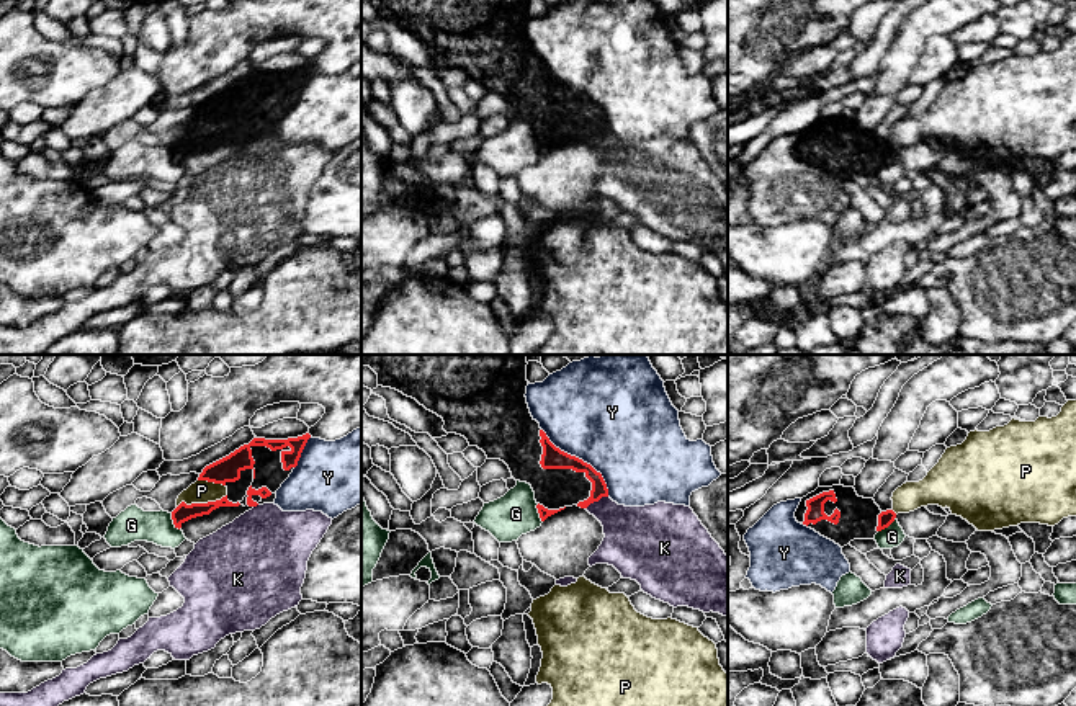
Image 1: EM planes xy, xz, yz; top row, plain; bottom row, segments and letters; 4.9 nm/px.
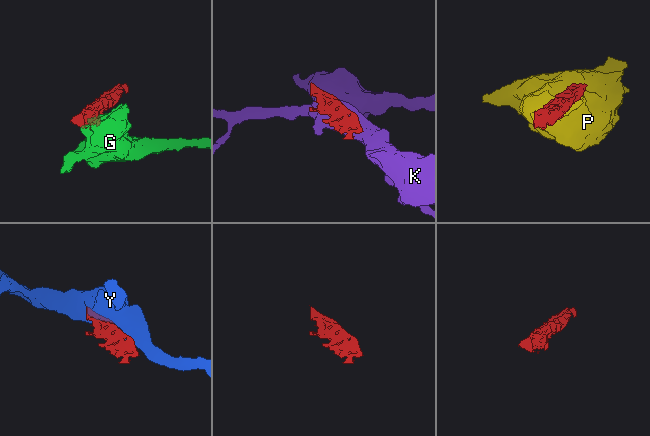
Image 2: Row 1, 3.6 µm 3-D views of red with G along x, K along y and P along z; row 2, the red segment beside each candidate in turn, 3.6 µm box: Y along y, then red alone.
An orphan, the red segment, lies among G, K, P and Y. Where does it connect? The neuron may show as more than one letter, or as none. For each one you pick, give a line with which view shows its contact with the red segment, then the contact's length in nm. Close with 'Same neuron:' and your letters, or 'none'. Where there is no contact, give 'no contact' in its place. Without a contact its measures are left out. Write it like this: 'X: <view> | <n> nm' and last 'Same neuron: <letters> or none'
Same neuron: none

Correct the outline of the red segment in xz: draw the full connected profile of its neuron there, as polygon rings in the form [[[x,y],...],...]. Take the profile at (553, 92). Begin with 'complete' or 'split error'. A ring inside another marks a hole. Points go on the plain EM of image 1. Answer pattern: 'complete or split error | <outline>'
split error | [[[370,0],[378,8],[378,20],[391,21],[415,33],[427,44],[443,52],[443,64],[477,80],[487,93],[504,95],[515,114],[527,116],[535,126],[541,155],[577,139],[608,131],[600,106],[582,93],[556,82],[527,38],[527,0]]]

